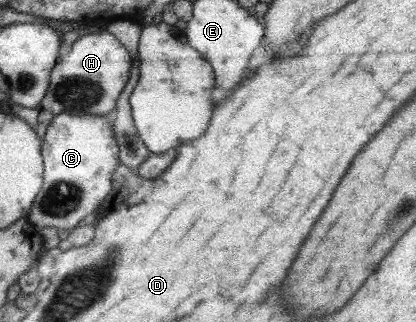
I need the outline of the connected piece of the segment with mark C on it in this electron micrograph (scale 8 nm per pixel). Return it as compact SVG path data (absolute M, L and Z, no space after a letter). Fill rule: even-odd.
M70 112L57 114L52 118L46 133L42 136L41 154L44 164L43 183L27 214L28 220L38 231L43 228L57 230L75 228L82 224L86 216L99 208L101 201L112 191L111 176L119 163L119 148L117 148L117 140L113 132L112 117L99 116L99 114L71 114Z

